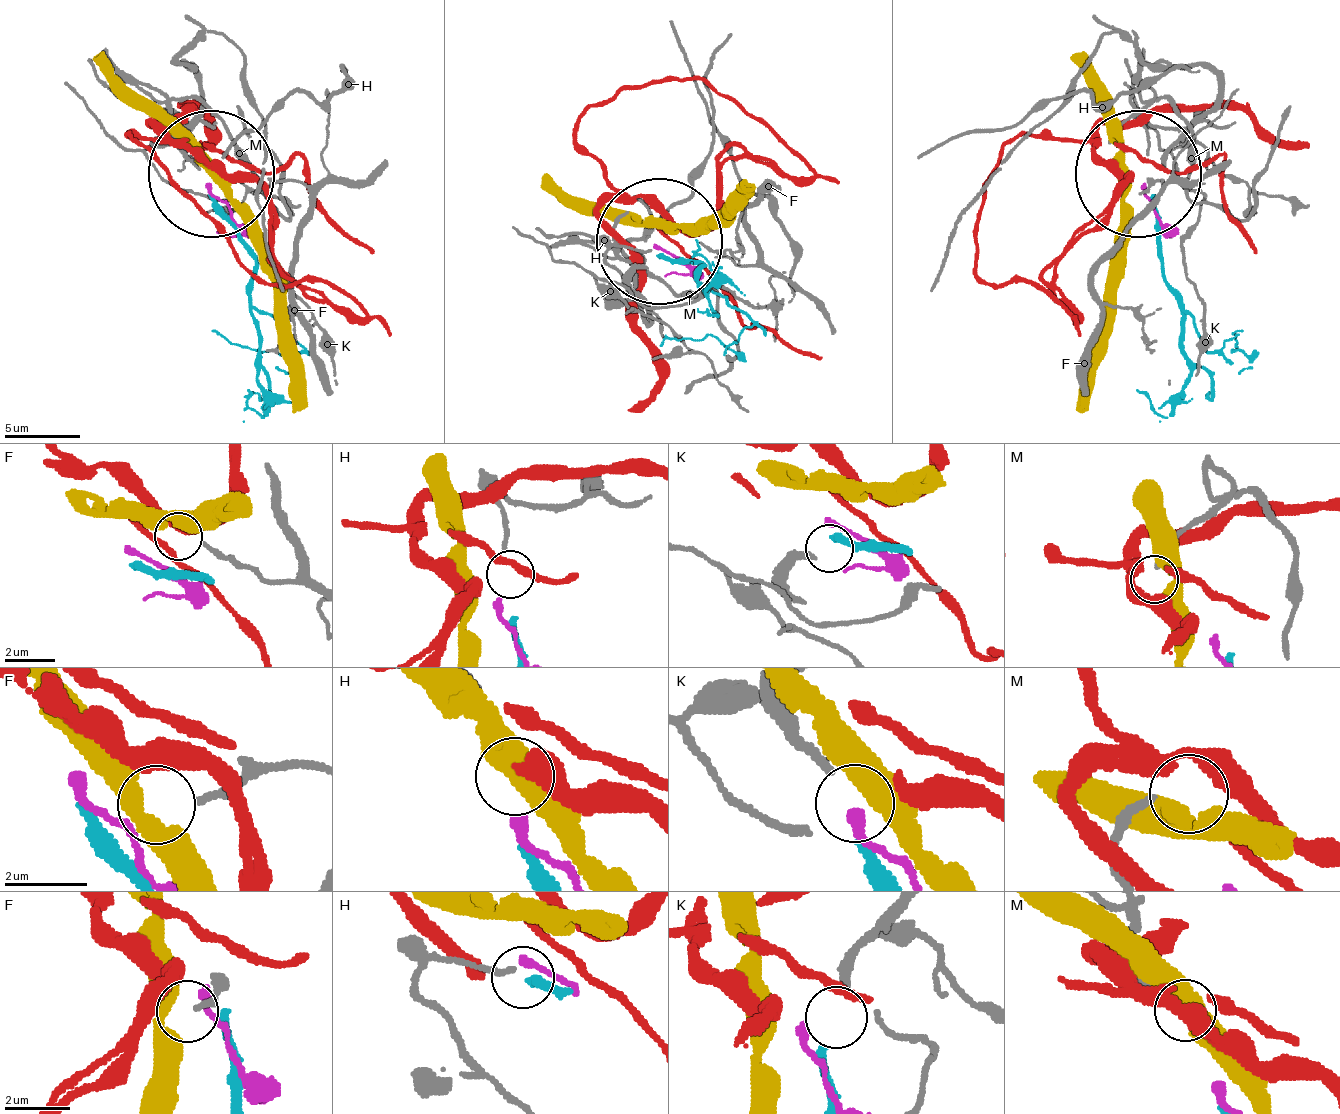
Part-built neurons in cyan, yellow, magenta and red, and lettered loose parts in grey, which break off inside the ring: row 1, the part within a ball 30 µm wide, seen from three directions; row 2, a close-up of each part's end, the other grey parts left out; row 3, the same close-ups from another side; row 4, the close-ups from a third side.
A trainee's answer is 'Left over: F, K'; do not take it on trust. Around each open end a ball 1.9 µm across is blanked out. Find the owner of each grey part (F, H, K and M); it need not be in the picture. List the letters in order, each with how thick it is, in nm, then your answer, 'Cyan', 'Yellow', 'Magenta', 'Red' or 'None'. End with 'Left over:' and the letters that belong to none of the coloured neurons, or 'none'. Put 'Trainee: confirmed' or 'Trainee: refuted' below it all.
F: Thickness 160 nm. None
H: Thickness 160 nm. Magenta
K: Thickness 220 nm. Cyan
M: Thickness 220 nm. None
Left over: F, M
Trainee: refuted

